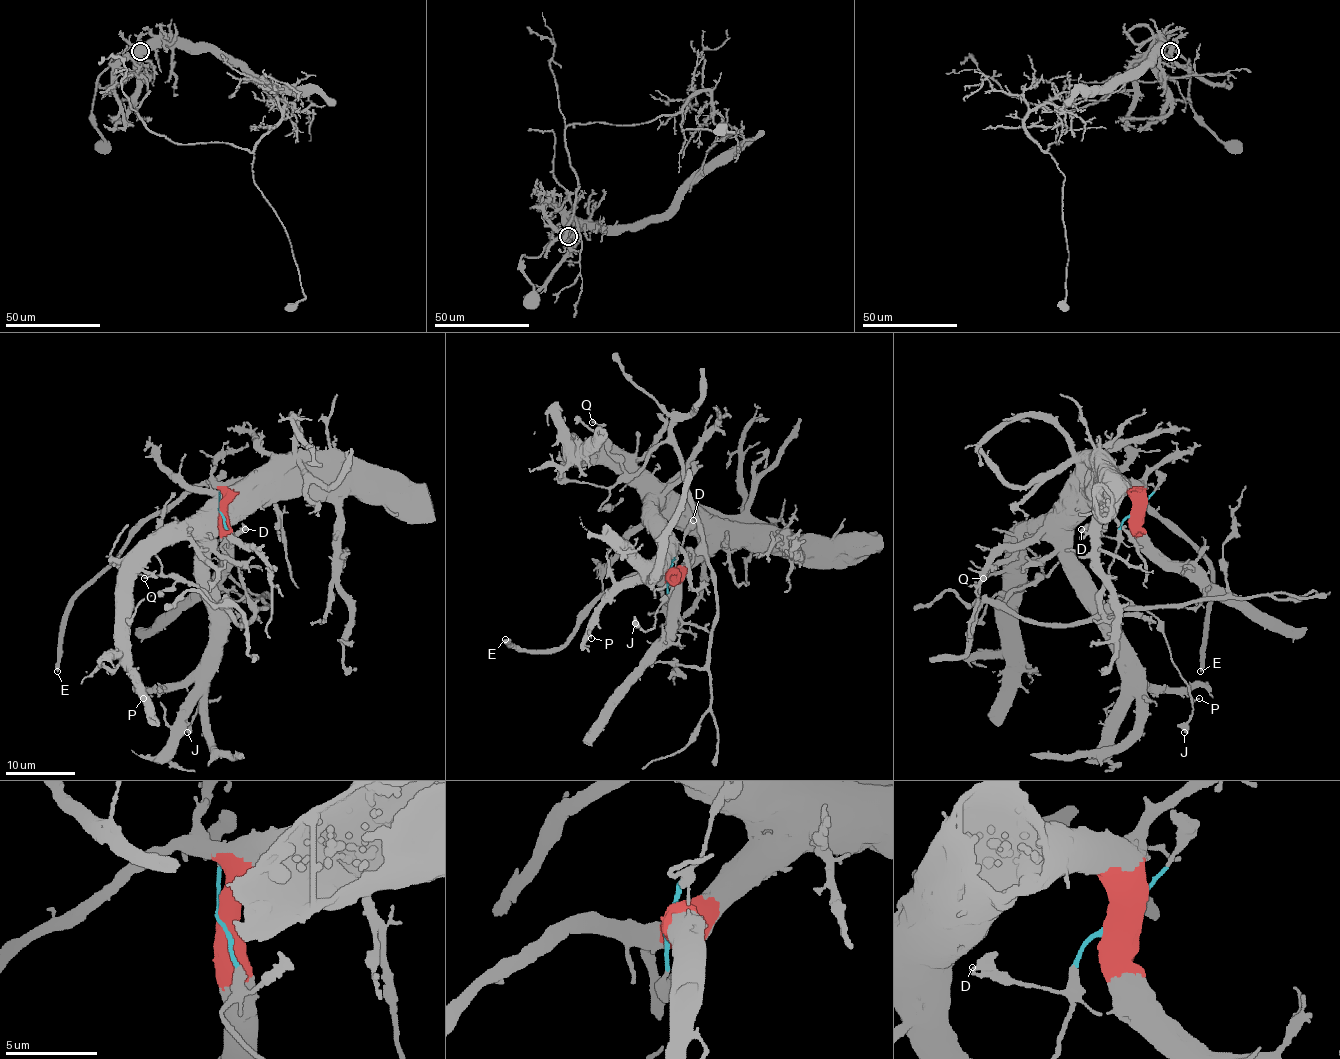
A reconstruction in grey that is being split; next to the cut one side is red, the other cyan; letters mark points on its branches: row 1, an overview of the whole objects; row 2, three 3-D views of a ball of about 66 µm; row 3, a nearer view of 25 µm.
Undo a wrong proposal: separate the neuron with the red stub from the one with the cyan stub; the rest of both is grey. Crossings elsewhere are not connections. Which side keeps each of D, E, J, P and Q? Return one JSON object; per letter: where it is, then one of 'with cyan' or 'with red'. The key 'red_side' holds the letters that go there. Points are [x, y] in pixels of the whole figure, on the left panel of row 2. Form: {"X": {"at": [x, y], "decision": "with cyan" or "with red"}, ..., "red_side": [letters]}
{"D": {"at": [245, 529], "decision": "with cyan"}, "E": {"at": [57, 671], "decision": "with red"}, "J": {"at": [187, 732], "decision": "with cyan"}, "P": {"at": [143, 698], "decision": "with red"}, "Q": {"at": [144, 578], "decision": "with red"}, "red_side": ["E", "P", "Q"]}

